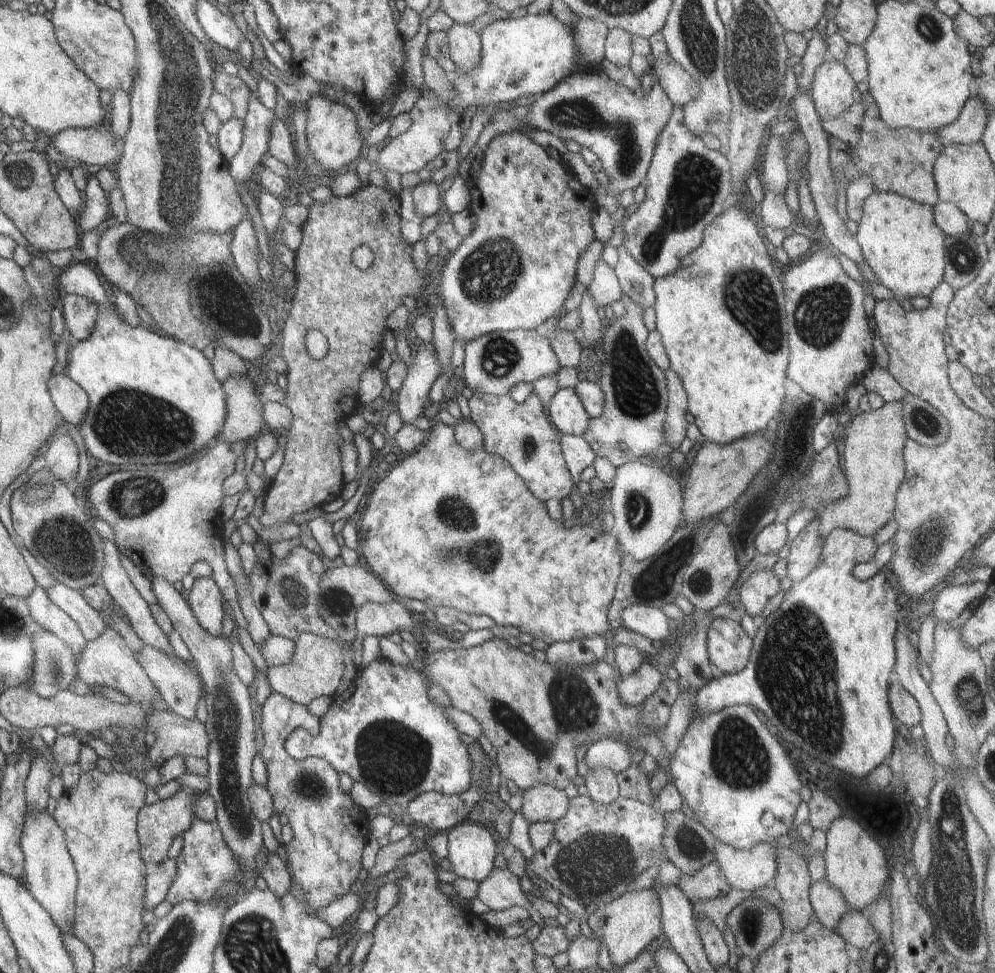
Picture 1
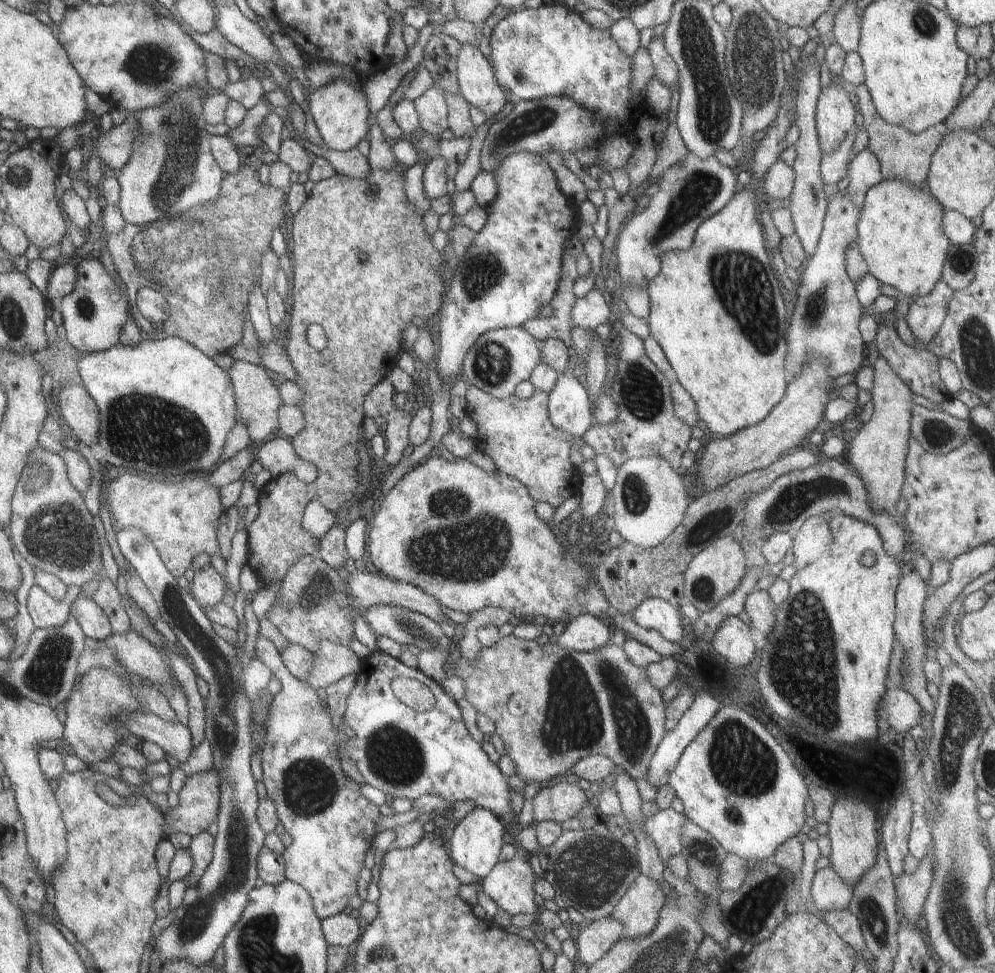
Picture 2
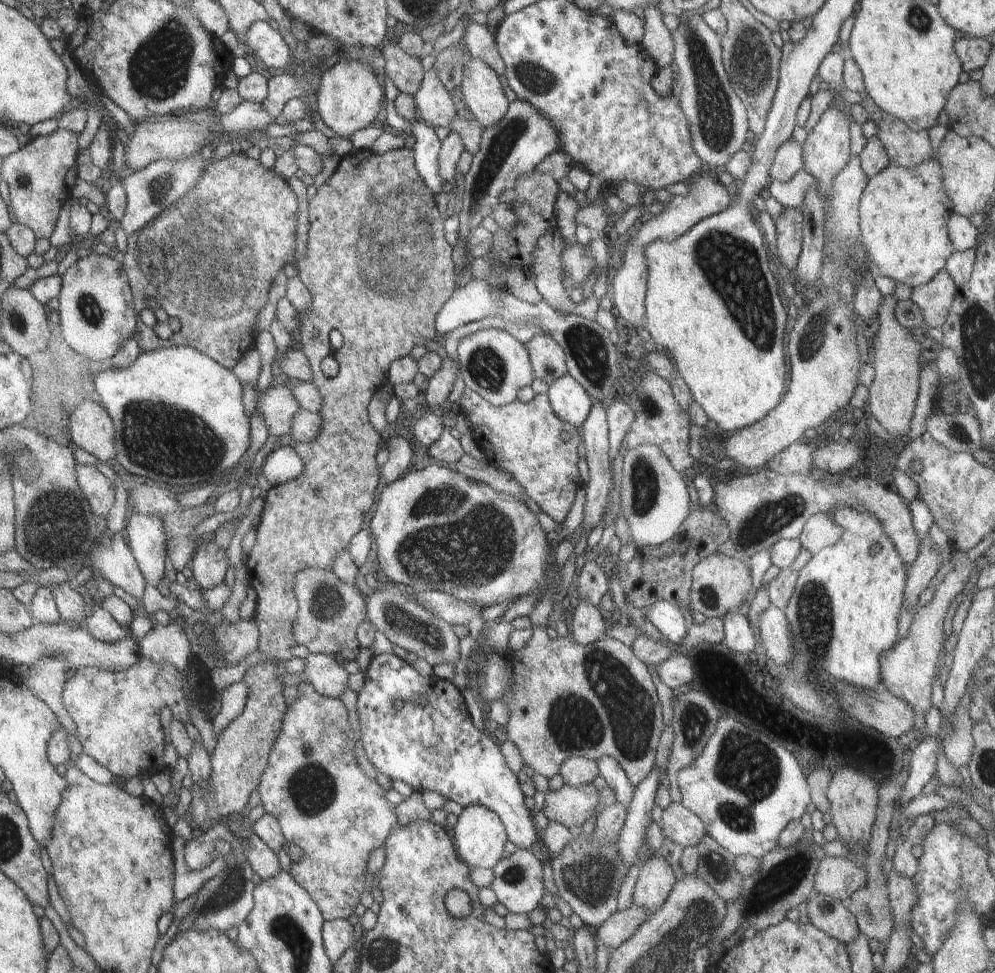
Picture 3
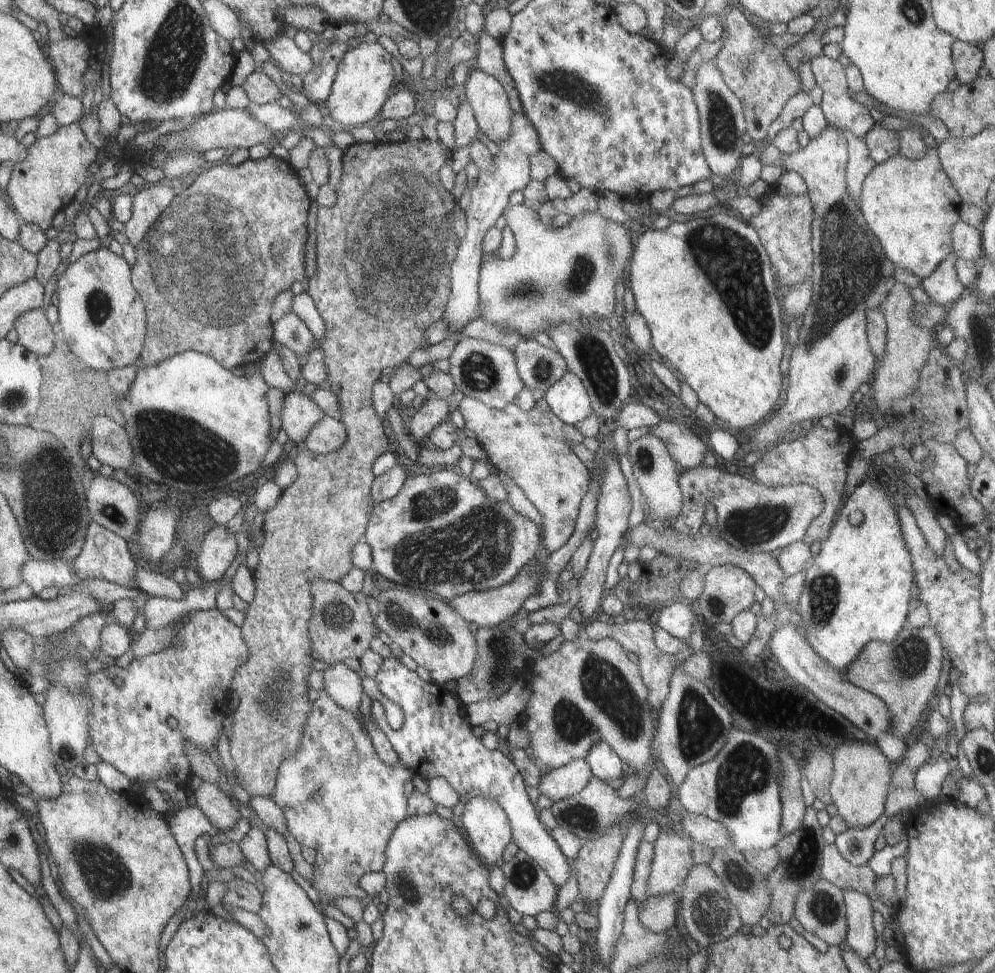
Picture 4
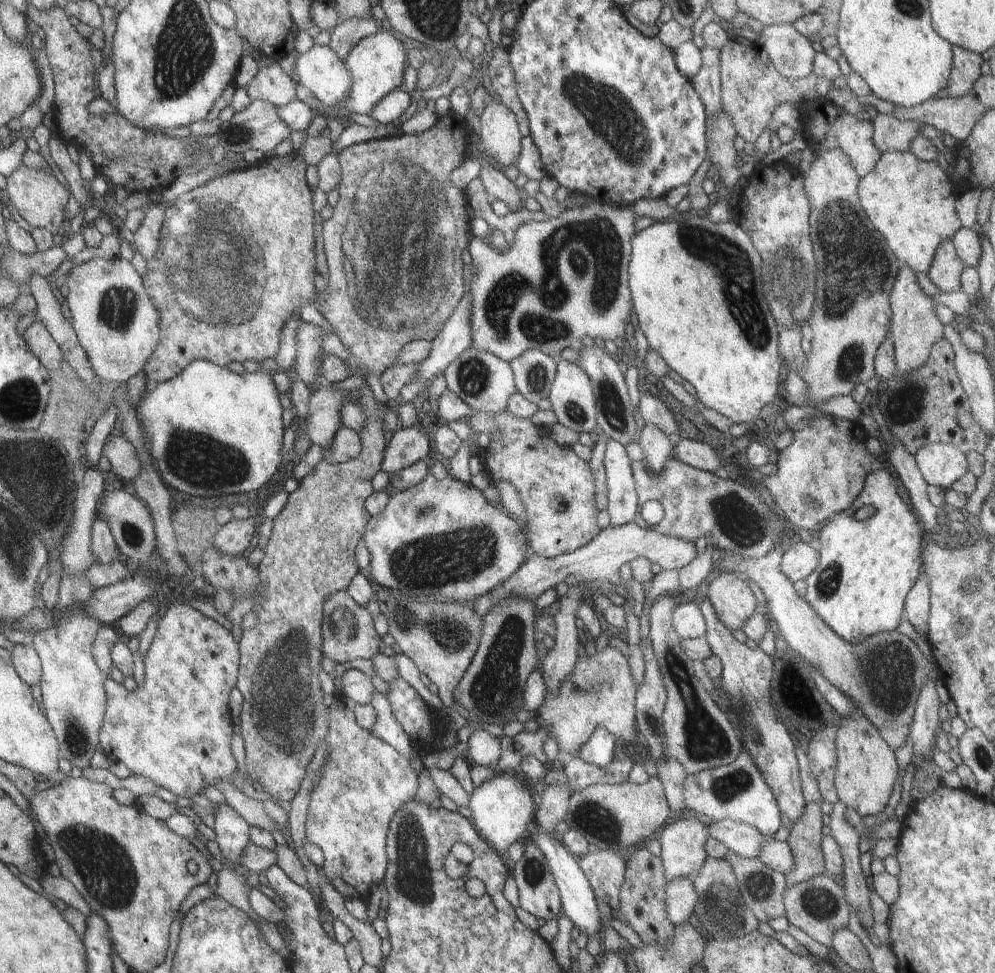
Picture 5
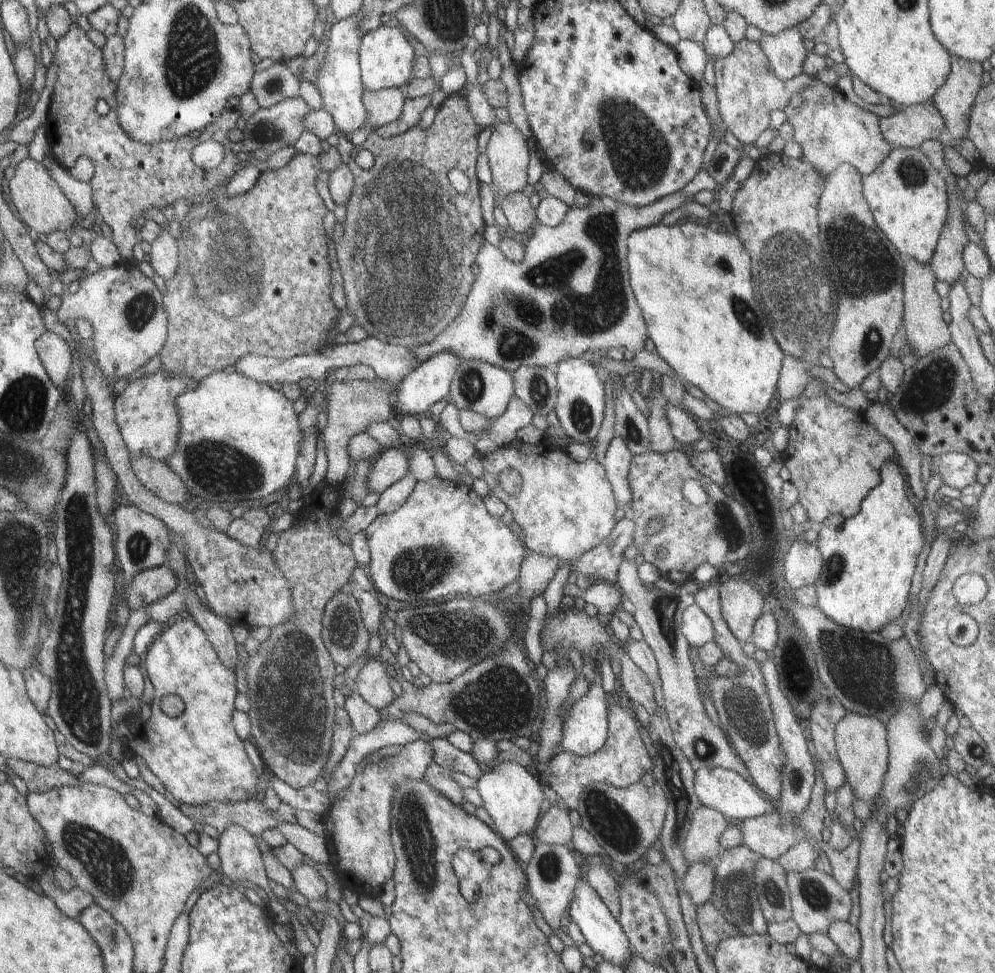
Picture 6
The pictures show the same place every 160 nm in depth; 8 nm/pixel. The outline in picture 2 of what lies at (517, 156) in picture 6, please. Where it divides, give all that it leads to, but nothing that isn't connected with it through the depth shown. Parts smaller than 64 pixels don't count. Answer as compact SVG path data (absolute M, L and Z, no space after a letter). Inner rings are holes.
M464 43L457 56L457 81L461 95L487 118L498 118L507 104L504 90L495 79L493 68L478 46Z

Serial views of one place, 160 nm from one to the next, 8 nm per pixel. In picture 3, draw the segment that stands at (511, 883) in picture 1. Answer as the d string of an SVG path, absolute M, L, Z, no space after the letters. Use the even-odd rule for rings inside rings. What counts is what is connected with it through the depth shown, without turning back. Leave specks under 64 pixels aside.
M516 849L511 857L502 857L499 863L493 868L494 880L490 888L496 894L498 902L504 904L512 914L528 914L533 910L541 908L540 900L544 896L546 889L544 879L542 879L542 865L540 865L541 855L532 853L526 849Z

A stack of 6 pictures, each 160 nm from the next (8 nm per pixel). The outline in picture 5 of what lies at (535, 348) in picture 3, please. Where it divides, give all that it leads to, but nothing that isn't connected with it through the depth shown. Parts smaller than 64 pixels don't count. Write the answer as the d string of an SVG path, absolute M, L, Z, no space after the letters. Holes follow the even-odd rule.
M535 350L514 359L510 364L517 392L536 406L549 398L557 363L551 356Z

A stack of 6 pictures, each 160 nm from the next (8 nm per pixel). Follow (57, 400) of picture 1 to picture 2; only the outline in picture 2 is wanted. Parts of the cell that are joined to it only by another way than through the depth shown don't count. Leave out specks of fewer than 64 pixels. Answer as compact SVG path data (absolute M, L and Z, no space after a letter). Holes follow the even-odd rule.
M74 385L61 388L56 408L60 409L60 416L77 440L88 448L99 444L99 408L85 387Z

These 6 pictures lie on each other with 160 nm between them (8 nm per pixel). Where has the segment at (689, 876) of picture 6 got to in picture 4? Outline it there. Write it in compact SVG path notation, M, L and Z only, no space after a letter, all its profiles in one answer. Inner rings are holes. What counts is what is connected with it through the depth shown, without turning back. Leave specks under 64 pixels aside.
M674 894L647 898L639 905L638 920L646 930L654 934L664 933L676 927L677 910L678 902Z

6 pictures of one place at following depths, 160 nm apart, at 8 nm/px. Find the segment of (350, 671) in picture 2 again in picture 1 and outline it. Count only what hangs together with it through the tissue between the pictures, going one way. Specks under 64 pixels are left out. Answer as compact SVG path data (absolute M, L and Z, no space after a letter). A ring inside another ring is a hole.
M304 633L294 644L295 655L289 665L272 666L267 670L267 681L272 692L306 706L320 696L332 698L345 669L345 654L341 644L312 633Z

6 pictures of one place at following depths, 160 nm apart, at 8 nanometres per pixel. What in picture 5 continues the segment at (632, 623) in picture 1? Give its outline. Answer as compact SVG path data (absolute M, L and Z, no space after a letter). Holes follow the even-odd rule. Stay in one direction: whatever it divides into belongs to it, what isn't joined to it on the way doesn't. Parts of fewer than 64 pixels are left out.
M683 598L674 609L671 623L682 640L704 637L707 633L706 623L700 609L686 598Z

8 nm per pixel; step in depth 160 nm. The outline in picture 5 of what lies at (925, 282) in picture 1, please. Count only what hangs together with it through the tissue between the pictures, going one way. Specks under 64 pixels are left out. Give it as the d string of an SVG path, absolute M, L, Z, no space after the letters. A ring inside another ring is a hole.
M909 150L883 152L874 170L863 176L858 185L858 196L867 217L880 231L896 258L905 262L915 273L927 274L938 245L942 241L952 240L962 228L955 207L957 195L958 190L951 177L940 169L937 162L921 161Z

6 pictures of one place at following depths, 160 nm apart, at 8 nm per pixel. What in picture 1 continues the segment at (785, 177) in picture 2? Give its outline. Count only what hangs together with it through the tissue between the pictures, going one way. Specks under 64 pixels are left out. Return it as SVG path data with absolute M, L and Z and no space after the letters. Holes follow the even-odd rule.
M766 188L763 201L760 204L761 227L781 228L786 230L792 226L795 216L785 203L785 196Z

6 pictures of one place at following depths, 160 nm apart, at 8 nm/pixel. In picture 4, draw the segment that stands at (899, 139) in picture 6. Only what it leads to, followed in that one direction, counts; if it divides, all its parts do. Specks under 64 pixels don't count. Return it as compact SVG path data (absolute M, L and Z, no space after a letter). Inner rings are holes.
M878 123L864 136L863 140L868 148L868 156L872 158L875 165L883 164L892 156L899 155L898 134Z

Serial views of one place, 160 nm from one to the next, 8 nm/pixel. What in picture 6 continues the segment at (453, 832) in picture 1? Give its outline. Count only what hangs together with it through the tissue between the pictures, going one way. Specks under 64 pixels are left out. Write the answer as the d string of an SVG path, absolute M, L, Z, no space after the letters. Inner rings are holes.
M515 761L494 764L480 775L476 790L482 797L483 807L494 820L498 834L506 843L519 834L535 830L545 794L542 793L540 782L524 766Z

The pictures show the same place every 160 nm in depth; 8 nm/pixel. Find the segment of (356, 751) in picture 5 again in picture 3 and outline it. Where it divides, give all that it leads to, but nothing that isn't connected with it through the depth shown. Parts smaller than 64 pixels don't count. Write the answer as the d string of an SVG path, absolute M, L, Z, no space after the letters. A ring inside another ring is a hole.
M310 683L296 685L300 697L287 706L281 735L270 751L261 776L258 794L265 812L276 818L286 844L296 844L304 851L304 858L294 863L292 878L312 897L325 921L346 919L354 912L364 892L368 858L398 825L395 805L384 797L387 790L366 775L356 761L357 734L348 722L348 711L340 698L327 697L316 692Z

